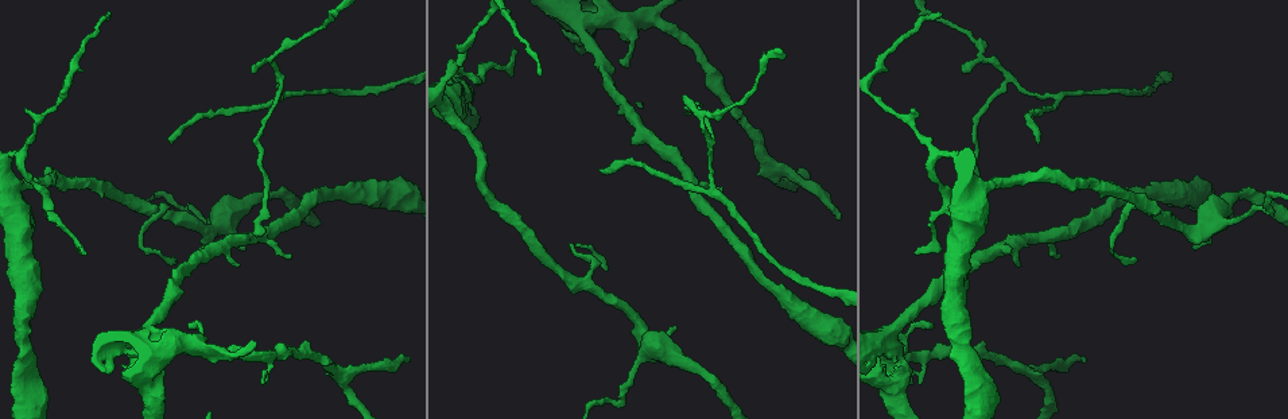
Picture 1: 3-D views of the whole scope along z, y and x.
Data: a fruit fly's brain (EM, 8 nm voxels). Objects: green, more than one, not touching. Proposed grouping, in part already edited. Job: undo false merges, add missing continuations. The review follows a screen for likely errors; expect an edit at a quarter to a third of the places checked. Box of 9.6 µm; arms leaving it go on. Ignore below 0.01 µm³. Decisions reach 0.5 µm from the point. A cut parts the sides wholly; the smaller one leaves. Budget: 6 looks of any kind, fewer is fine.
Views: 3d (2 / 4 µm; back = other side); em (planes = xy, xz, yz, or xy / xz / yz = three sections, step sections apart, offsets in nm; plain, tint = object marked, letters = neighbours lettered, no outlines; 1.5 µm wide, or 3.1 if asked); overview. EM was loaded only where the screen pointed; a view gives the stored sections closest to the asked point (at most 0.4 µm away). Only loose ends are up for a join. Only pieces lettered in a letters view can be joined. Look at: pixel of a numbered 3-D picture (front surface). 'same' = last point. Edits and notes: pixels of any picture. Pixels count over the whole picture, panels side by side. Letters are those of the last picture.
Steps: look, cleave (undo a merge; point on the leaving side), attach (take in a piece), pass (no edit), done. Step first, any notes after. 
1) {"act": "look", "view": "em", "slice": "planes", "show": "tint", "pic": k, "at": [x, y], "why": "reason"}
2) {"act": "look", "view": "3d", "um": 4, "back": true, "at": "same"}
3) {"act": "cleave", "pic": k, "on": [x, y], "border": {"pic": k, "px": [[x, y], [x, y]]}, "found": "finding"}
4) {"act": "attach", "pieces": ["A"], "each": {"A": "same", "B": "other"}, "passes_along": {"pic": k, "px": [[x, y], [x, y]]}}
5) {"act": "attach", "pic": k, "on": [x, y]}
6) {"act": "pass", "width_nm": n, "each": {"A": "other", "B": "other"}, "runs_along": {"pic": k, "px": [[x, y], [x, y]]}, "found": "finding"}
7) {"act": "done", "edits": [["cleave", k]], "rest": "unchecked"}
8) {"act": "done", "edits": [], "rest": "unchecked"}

{"act": "look", "view": "3d", "um": 2, "pic": 1, "at": [721, 189], "why": "an open end"}

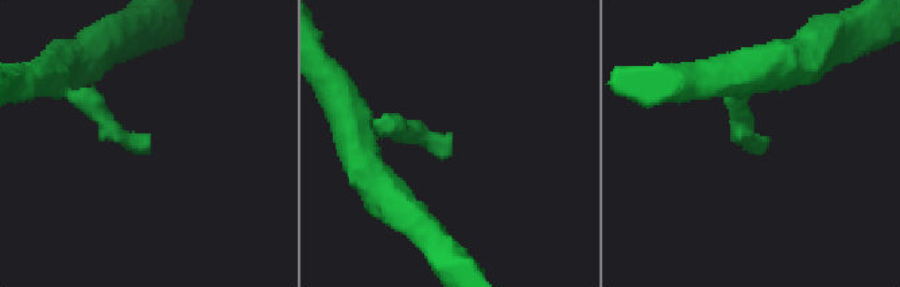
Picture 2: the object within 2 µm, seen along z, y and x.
{"act": "look", "view": "em", "slice": "xy", "step": 4, "show": "tint", "pic": 2, "at": [765, 148]}

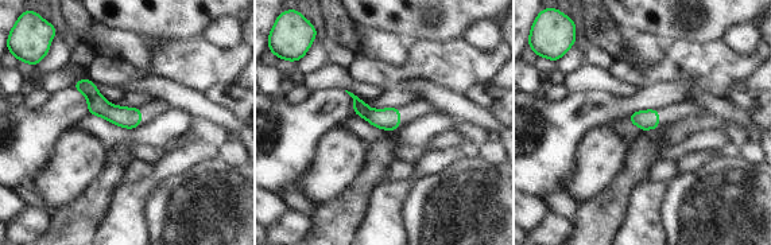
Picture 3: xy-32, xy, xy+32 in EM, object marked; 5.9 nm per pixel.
{"act": "look", "view": "em", "slice": "planes", "show": "letters", "at": "same"}

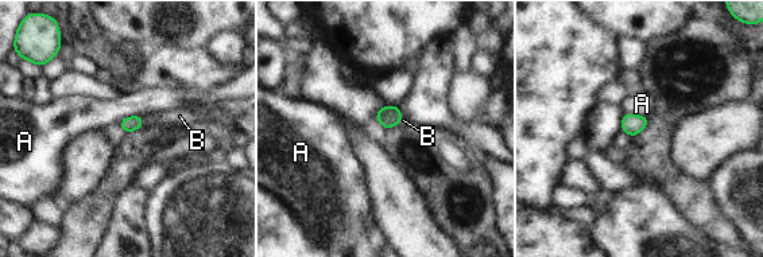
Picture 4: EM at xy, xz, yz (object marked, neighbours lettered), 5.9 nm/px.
{"act": "attach", "pieces": ["B"], "each": {"A": "other", "B": "same"}, "found": "the neuron continues"}

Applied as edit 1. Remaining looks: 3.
{"act": "look", "view": "em", "slice": "planes", "show": "letters", "pic": 1, "at": [603, 172], "why": "end of a long branch"}

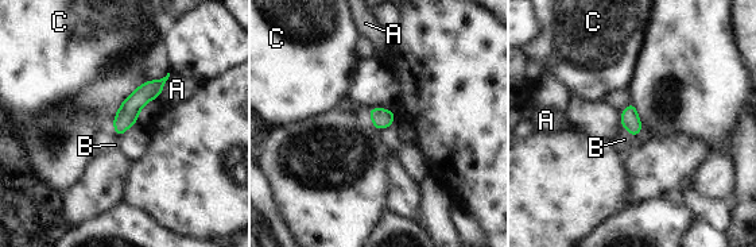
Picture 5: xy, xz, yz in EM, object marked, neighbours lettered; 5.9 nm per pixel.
{"act": "attach", "pieces": ["B"], "width_nm": 110, "each": {"A": "other", "B": "same", "C": "other"}, "passes_along": {"pic": 5, "px": [[630, 119], [628, 130], [624, 139]]}, "found": "it goes on there"}

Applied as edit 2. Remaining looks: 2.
{"act": "look", "view": "em", "slice": "planes", "show": "tint", "pic": 1, "at": [257, 201], "why": "thick turns thin"}

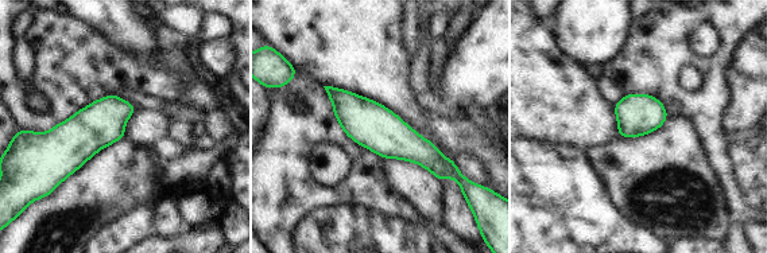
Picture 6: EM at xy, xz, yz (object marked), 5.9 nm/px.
{"act": "look", "view": "em", "slice": "planes", "show": "letters", "at": "same"}

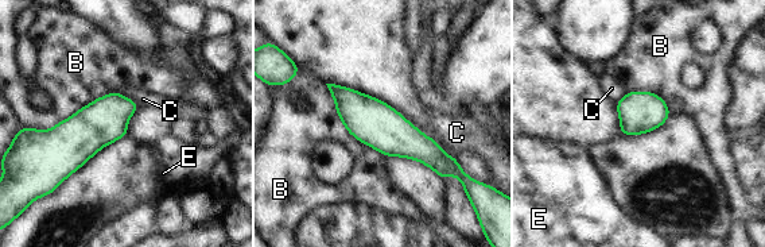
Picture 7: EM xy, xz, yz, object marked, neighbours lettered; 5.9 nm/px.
{"act": "pass", "each": {"B": "other", "C": "other", "E": "other"}, "runs_along": {"pic": 7, "px": [[331, 87], [361, 115], [450, 168]]}, "found": "one neuron here"}

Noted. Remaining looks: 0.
{"act": "done", "edits": [["attach", 4], ["attach", 5]], "rest": "unchecked"}

